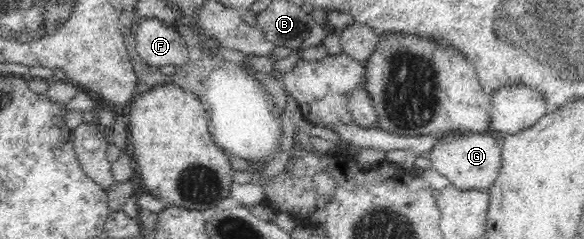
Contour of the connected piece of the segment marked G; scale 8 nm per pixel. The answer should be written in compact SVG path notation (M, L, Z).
M492 132L445 134L437 138L434 147L429 151L428 157L432 168L440 175L448 178L450 184L463 191L484 191L494 185L498 179L500 167L501 147Z

